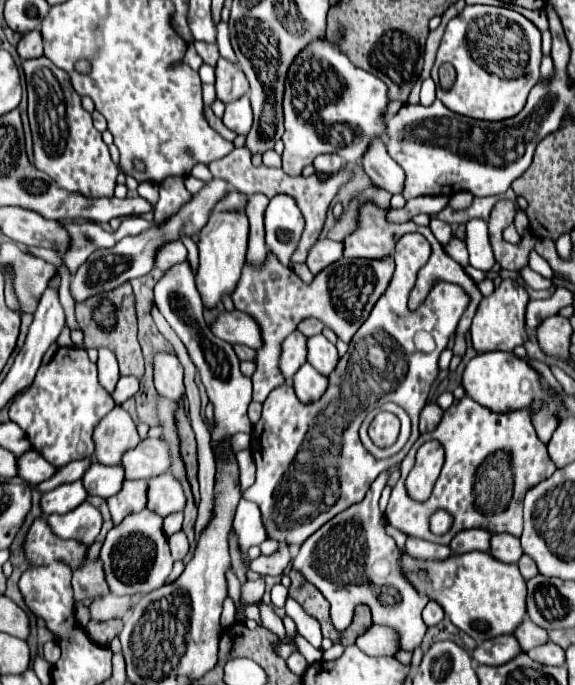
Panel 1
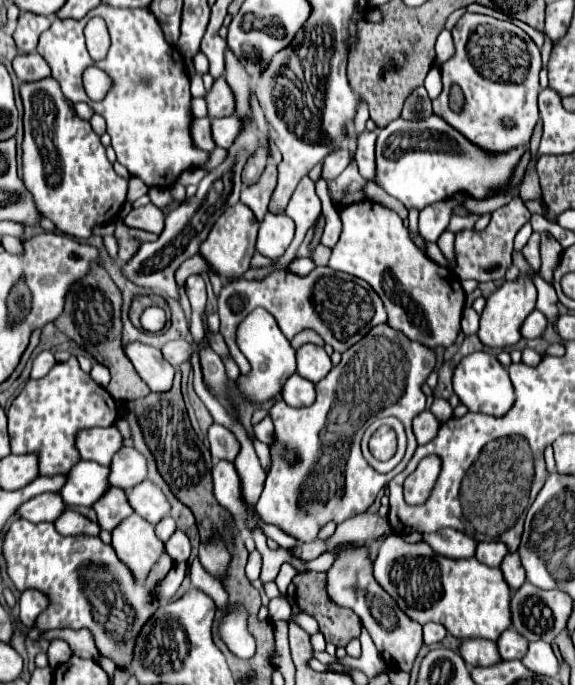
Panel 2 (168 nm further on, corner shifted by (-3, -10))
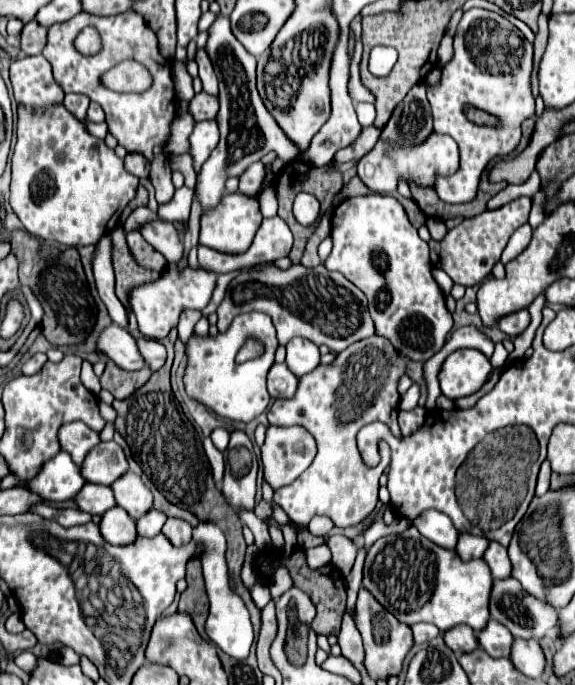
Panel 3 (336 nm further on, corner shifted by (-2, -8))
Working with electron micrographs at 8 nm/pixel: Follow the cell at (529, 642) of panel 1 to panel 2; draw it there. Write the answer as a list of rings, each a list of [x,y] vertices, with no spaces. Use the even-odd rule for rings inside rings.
[[[511,627],[511,629],[507,629],[507,631],[499,637],[497,647],[499,647],[501,659],[509,661],[509,659],[523,659],[523,657],[525,657],[525,651],[529,649],[529,643],[527,643],[527,639],[525,639],[521,633],[517,633],[517,631]]]

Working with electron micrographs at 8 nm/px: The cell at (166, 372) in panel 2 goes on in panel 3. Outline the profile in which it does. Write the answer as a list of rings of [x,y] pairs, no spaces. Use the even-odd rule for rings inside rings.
[[[108,325],[100,333],[100,337],[96,341],[96,353],[114,361],[120,369],[136,371],[136,369],[146,367],[138,349],[136,349],[134,337],[118,325]]]

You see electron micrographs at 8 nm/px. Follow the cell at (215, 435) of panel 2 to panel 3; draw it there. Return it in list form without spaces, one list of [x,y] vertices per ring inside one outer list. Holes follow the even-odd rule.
[[[218,427],[218,429],[214,429],[212,431],[212,443],[220,449],[220,451],[224,451],[226,447],[228,447],[228,439],[230,439],[230,433],[226,431],[226,429],[222,429],[222,427]]]

